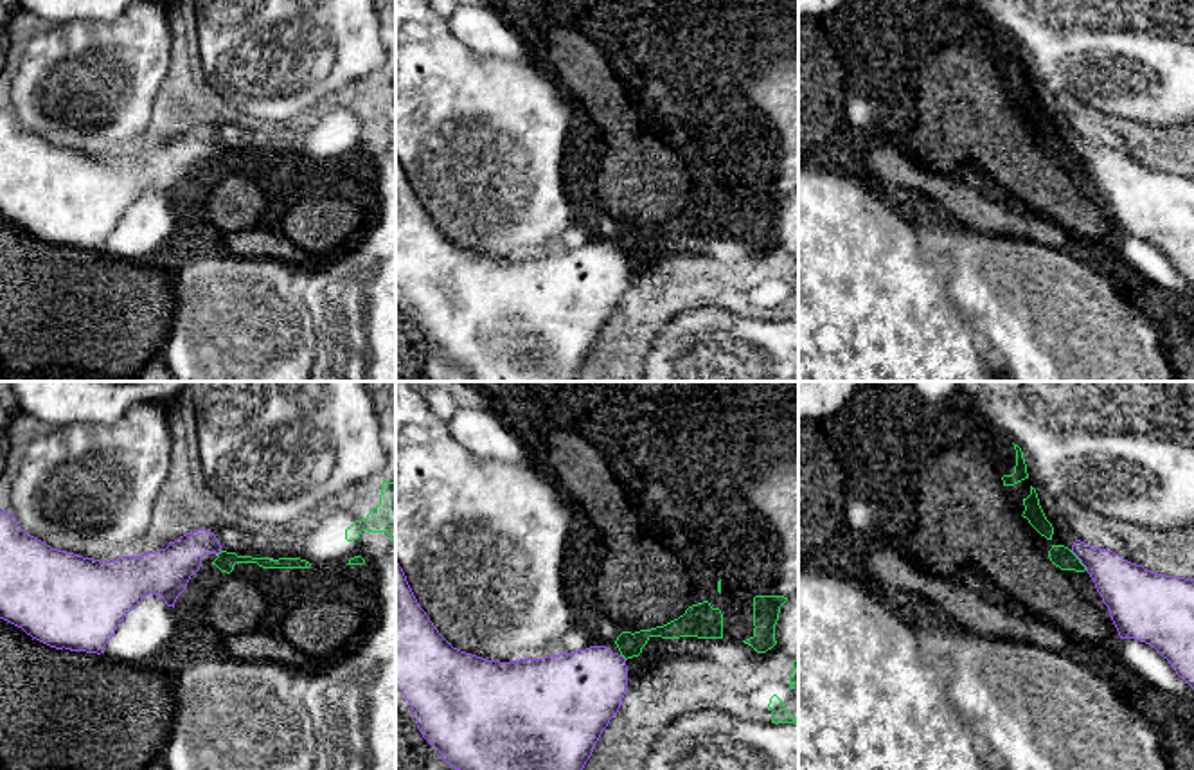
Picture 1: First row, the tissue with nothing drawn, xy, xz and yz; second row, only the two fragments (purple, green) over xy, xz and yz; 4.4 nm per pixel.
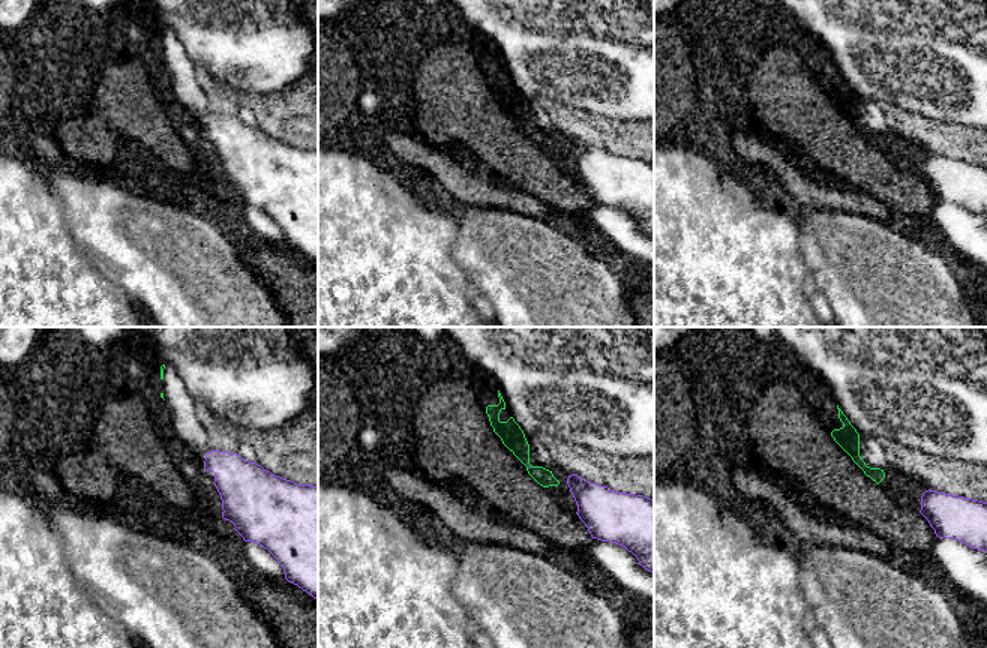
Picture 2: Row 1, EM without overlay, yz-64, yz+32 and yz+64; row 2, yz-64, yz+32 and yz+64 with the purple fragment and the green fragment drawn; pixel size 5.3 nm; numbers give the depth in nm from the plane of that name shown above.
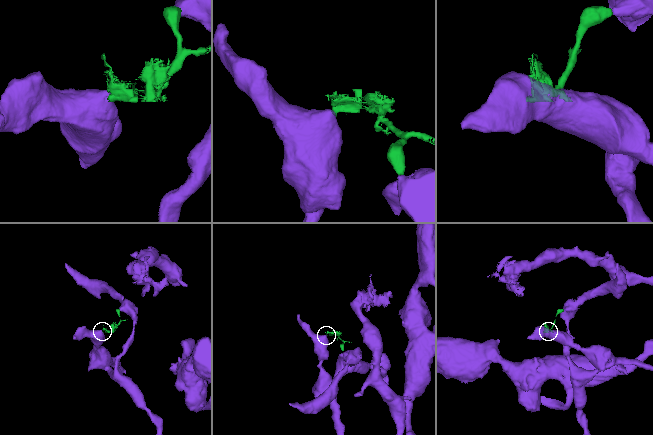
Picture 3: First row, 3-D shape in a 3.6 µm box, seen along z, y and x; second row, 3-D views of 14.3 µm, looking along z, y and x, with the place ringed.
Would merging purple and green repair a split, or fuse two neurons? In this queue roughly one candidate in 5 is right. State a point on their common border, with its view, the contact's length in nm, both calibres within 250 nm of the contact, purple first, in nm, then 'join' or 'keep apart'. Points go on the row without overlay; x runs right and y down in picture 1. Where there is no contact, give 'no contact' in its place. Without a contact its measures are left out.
yz (1079, 155) | 120 nm | 240/100 nm | keep apart

